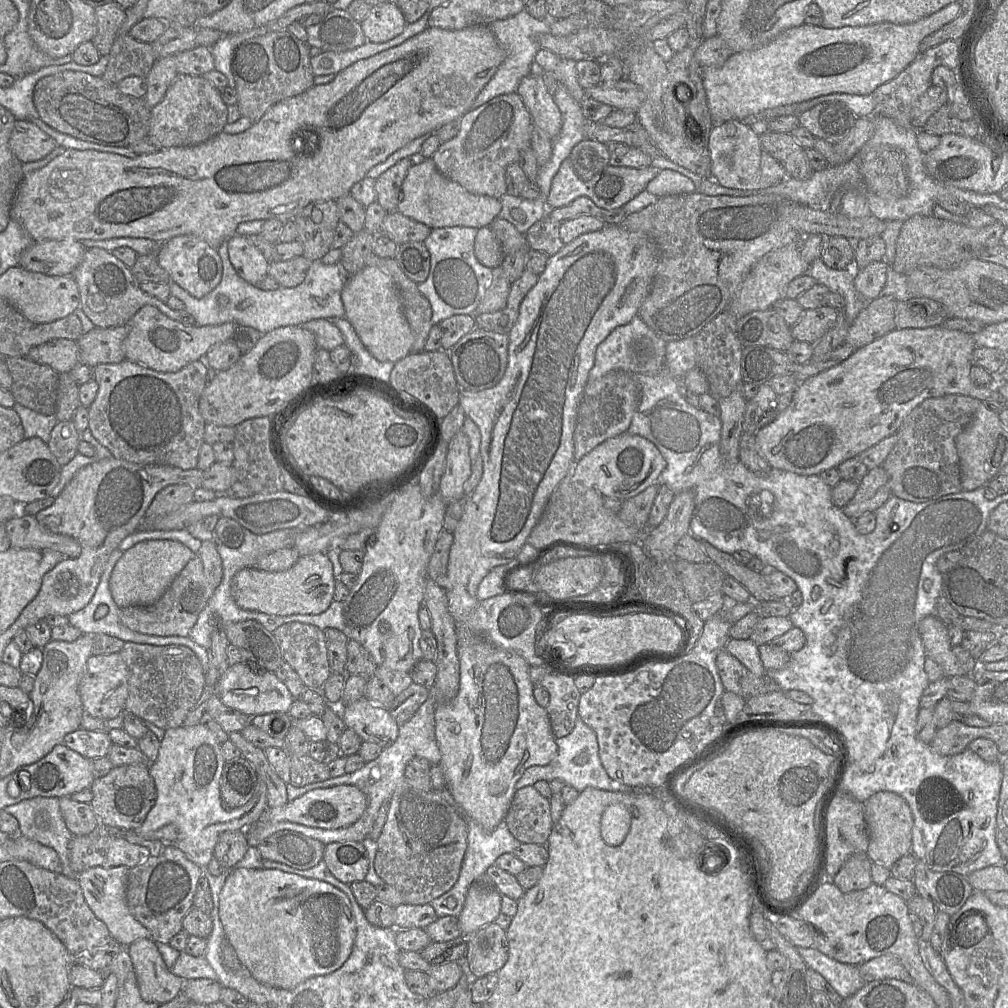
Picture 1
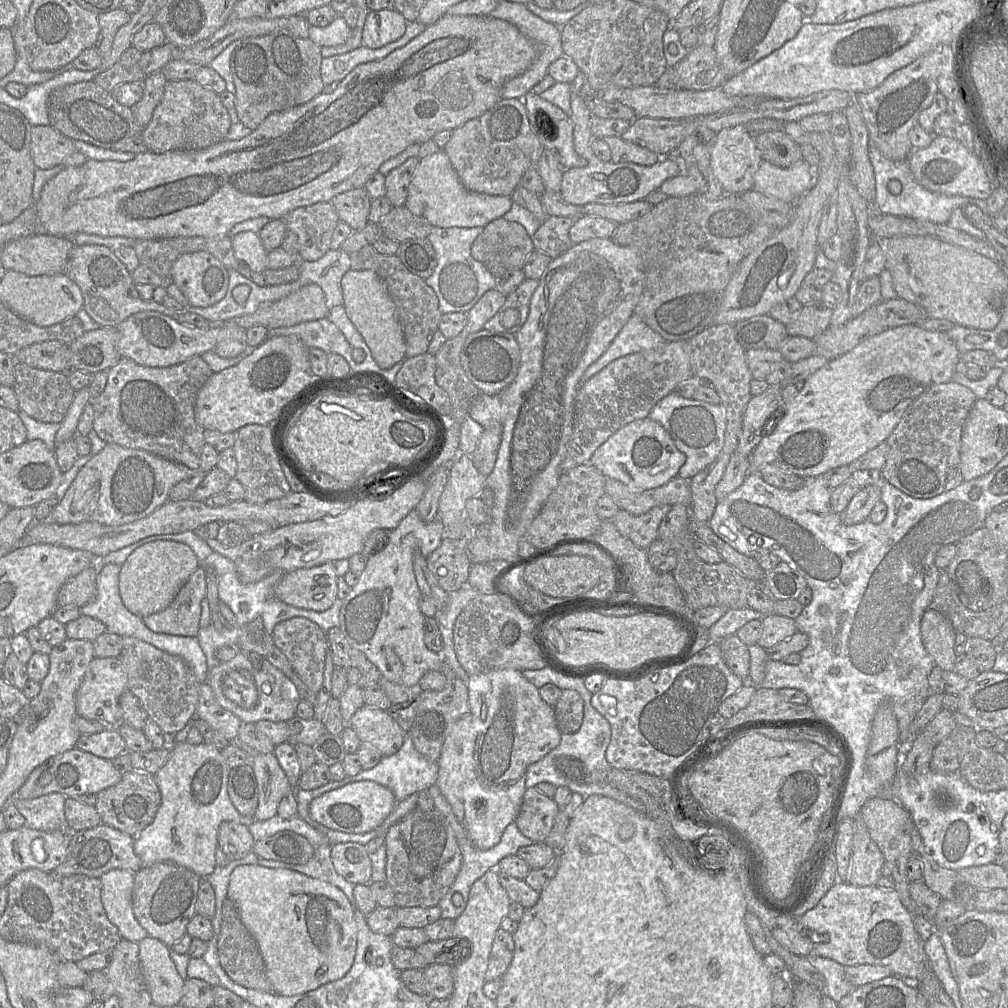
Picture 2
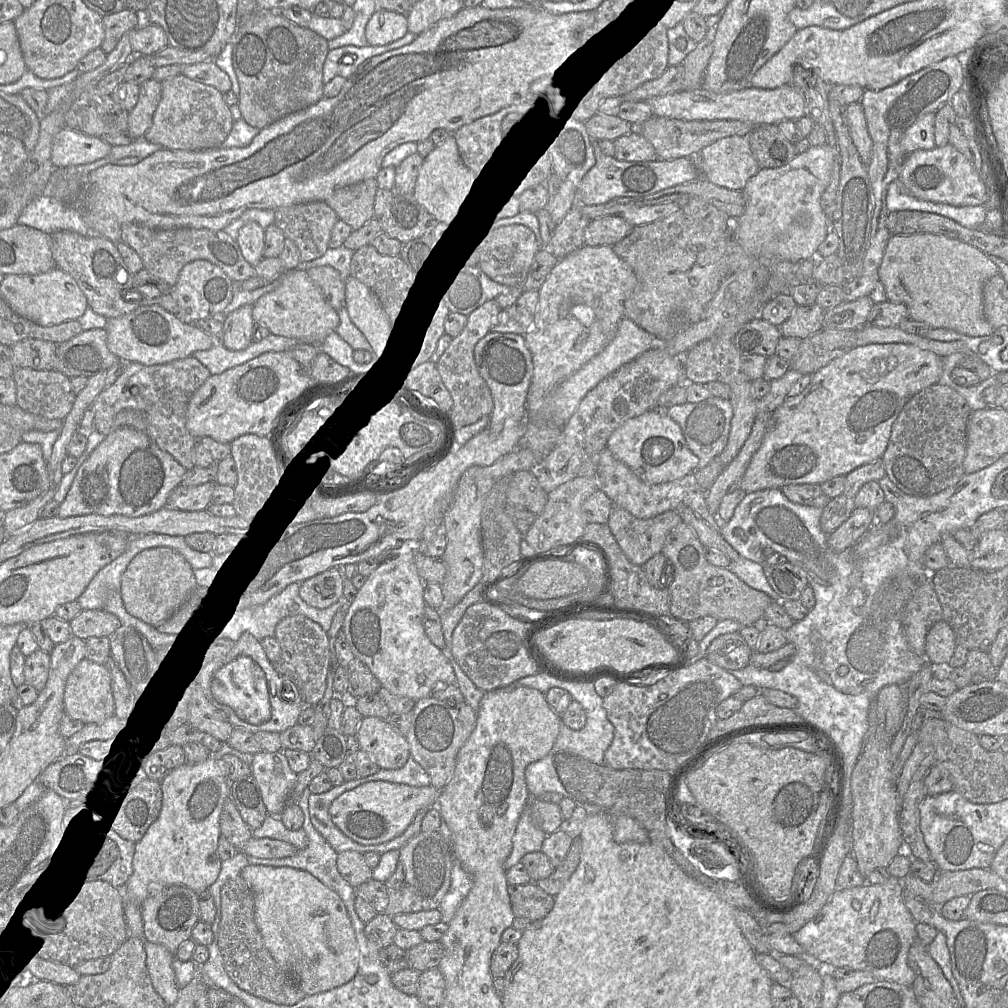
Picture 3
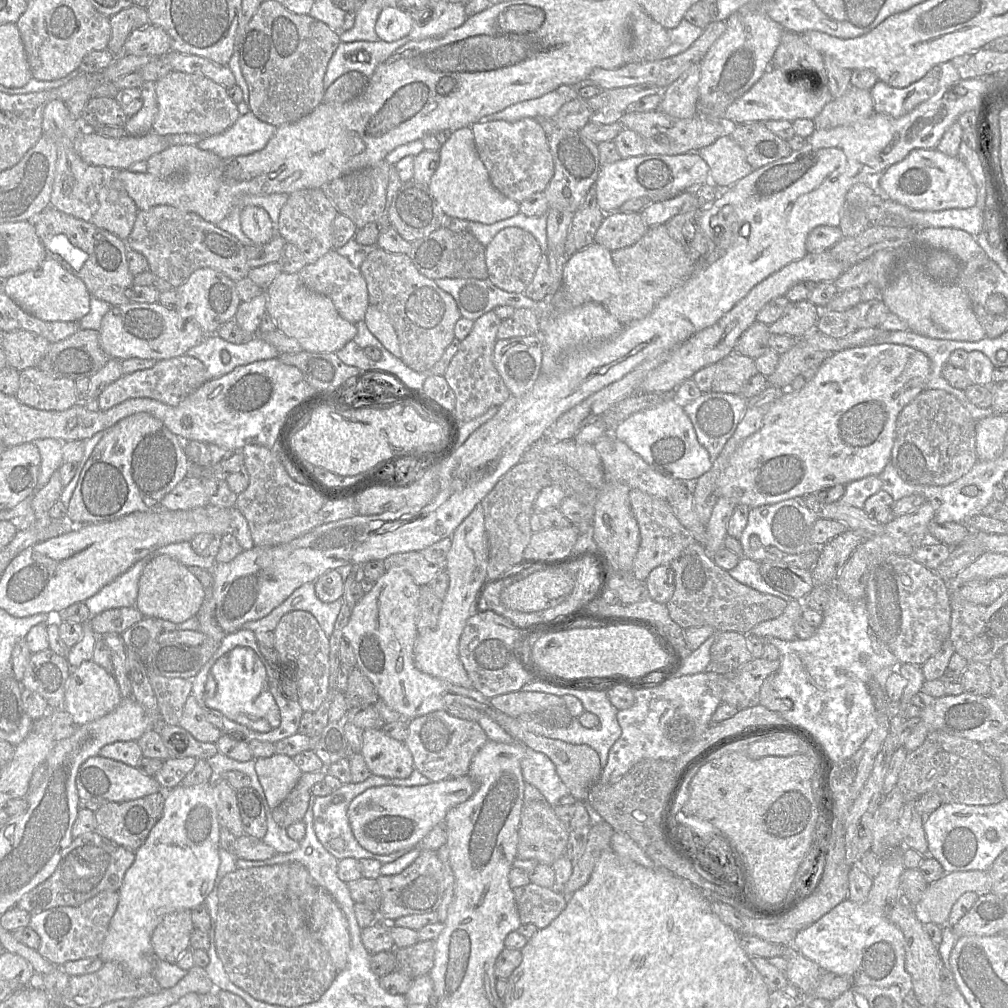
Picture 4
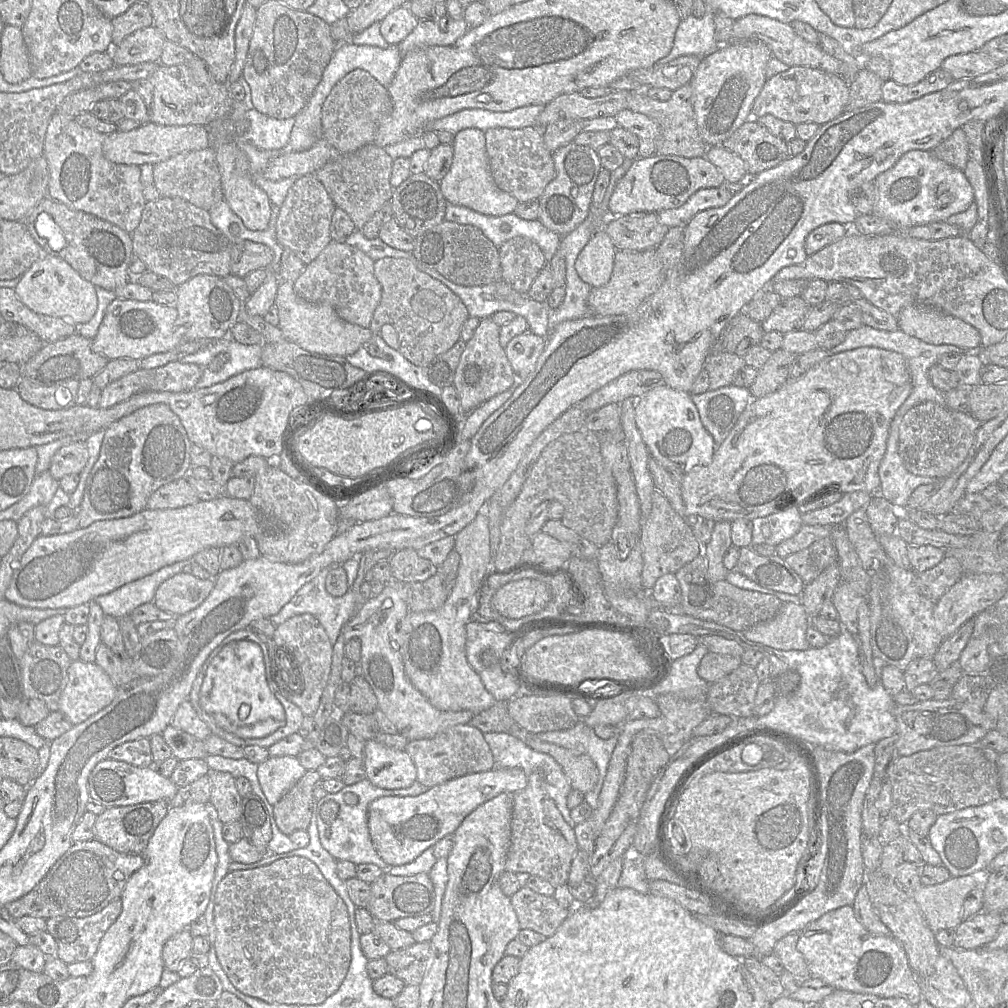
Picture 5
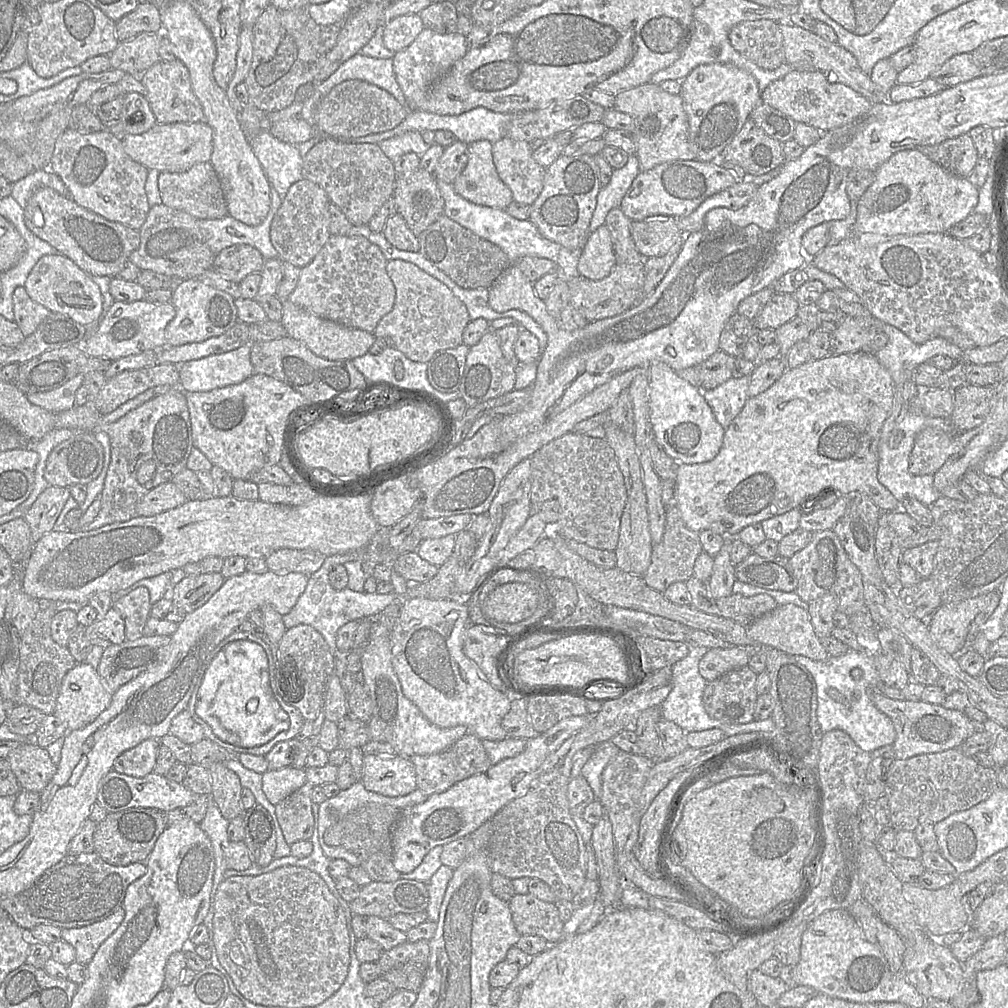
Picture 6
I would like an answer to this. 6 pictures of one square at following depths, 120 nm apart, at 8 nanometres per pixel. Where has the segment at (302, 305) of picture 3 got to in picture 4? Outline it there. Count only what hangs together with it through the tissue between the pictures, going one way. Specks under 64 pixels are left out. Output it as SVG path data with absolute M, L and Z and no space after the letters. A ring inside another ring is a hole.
M280 272L265 290L266 313L274 320L277 330L299 342L303 351L313 353L336 353L357 334L356 325L343 319L333 302L326 296L308 289L298 273Z

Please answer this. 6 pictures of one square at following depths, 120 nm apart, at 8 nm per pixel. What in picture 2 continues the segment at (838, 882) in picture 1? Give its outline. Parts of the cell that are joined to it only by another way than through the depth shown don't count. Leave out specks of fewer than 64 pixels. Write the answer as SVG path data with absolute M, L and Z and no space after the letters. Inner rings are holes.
M859 817L855 818L855 833L846 882L859 887L876 886L884 864L885 858L871 839L866 826Z

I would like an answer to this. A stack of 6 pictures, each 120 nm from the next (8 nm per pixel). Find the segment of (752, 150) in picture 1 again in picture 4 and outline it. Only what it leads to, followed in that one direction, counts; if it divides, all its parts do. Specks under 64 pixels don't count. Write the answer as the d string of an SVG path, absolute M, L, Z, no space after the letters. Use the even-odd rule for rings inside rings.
M727 133L698 154L709 166L710 182L721 190L730 188L754 171L743 149Z

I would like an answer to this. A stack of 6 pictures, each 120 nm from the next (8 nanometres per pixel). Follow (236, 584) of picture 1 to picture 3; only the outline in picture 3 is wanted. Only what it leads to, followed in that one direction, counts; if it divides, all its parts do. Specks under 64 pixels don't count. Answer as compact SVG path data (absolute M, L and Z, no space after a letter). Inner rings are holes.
M337 567L319 573L300 585L299 595L308 605L324 609L343 597L343 580Z

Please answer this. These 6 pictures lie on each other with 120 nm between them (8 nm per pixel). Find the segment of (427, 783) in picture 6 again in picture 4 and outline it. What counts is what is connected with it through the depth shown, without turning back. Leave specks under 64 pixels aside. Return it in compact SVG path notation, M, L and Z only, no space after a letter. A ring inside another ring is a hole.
M437 710L410 720L404 743L413 756L414 767L432 782L439 782L467 775L472 758L487 741L488 737L477 721L460 719L446 710Z

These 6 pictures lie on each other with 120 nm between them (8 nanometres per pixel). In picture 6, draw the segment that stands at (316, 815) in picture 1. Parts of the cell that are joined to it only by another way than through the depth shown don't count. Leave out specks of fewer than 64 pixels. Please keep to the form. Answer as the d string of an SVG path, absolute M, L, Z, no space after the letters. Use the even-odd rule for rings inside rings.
M589 714L564 718L544 733L527 740L524 751L517 756L461 780L442 793L430 795L421 804L402 809L392 835L393 865L396 870L400 873L412 872L433 847L469 836L507 803L524 796L539 775L545 759L571 735L585 727L590 718Z

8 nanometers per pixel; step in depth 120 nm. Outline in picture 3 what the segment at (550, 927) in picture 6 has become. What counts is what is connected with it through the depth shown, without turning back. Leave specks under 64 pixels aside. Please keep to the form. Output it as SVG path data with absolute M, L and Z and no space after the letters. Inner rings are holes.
M534 882L508 883L507 889L515 917L537 921L544 918L554 906L554 896L547 894Z

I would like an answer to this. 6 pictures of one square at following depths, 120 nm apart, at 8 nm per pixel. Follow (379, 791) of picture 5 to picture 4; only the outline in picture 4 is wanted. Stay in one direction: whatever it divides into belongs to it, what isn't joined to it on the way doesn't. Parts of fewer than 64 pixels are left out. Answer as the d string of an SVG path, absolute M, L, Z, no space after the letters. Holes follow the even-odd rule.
M416 768L413 770L411 775L407 778L389 778L384 776L377 776L377 775L371 775L369 778L367 778L365 781L362 781L360 783L347 783L343 784L341 788L337 790L333 790L333 792L327 796L318 796L315 799L314 806L313 806L313 824L315 833L317 835L318 840L321 842L323 847L330 852L335 858L338 860L341 860L343 858L355 858L357 860L362 860L365 858L368 859L375 859L381 862L382 864L389 863L392 861L395 861L399 857L403 856L410 850L413 850L416 848L420 842L415 845L414 847L410 849L403 849L399 850L397 852L393 852L391 854L387 855L379 855L374 854L366 849L364 849L359 842L356 840L350 823L348 819L348 806L350 802L359 794L364 792L366 789L371 787L377 787L377 786L385 786L385 785L395 785L395 786L405 786L405 787L411 787L411 786L420 786L420 785L427 785L431 783L432 781L422 775ZM334 839L341 839L345 842L345 847L341 850L335 849L331 846L331 841Z

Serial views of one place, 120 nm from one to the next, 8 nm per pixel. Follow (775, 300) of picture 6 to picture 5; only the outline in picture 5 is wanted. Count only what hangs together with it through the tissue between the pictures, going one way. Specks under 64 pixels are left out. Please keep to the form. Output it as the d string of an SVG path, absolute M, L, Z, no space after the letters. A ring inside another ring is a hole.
M801 296L782 298L778 306L761 325L764 332L777 331L782 334L802 330L801 326L811 306Z

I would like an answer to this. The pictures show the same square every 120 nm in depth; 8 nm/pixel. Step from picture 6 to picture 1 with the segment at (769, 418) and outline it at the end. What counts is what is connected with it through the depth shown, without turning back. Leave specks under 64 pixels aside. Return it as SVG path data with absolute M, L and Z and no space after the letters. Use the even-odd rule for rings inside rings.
M942 326L894 329L856 349L841 363L799 383L788 407L755 434L756 450L772 468L799 475L818 475L824 470L837 468L842 462L896 433L905 417L928 398L957 394L1007 406L995 385L979 386L971 380L975 348L973 334Z

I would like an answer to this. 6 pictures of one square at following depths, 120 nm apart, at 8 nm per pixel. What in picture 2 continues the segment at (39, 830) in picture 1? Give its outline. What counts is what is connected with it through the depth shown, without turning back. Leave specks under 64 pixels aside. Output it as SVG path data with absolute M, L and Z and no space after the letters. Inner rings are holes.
M52 792L32 799L15 799L14 803L27 827L70 835L71 830L64 814L65 799L62 793Z

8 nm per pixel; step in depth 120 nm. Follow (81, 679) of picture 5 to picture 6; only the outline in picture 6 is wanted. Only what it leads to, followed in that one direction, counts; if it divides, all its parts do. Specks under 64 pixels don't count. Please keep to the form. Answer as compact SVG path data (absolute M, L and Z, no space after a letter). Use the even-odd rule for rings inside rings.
M76 663L62 680L53 714L69 731L77 730L95 720L109 706L112 695L94 667Z

